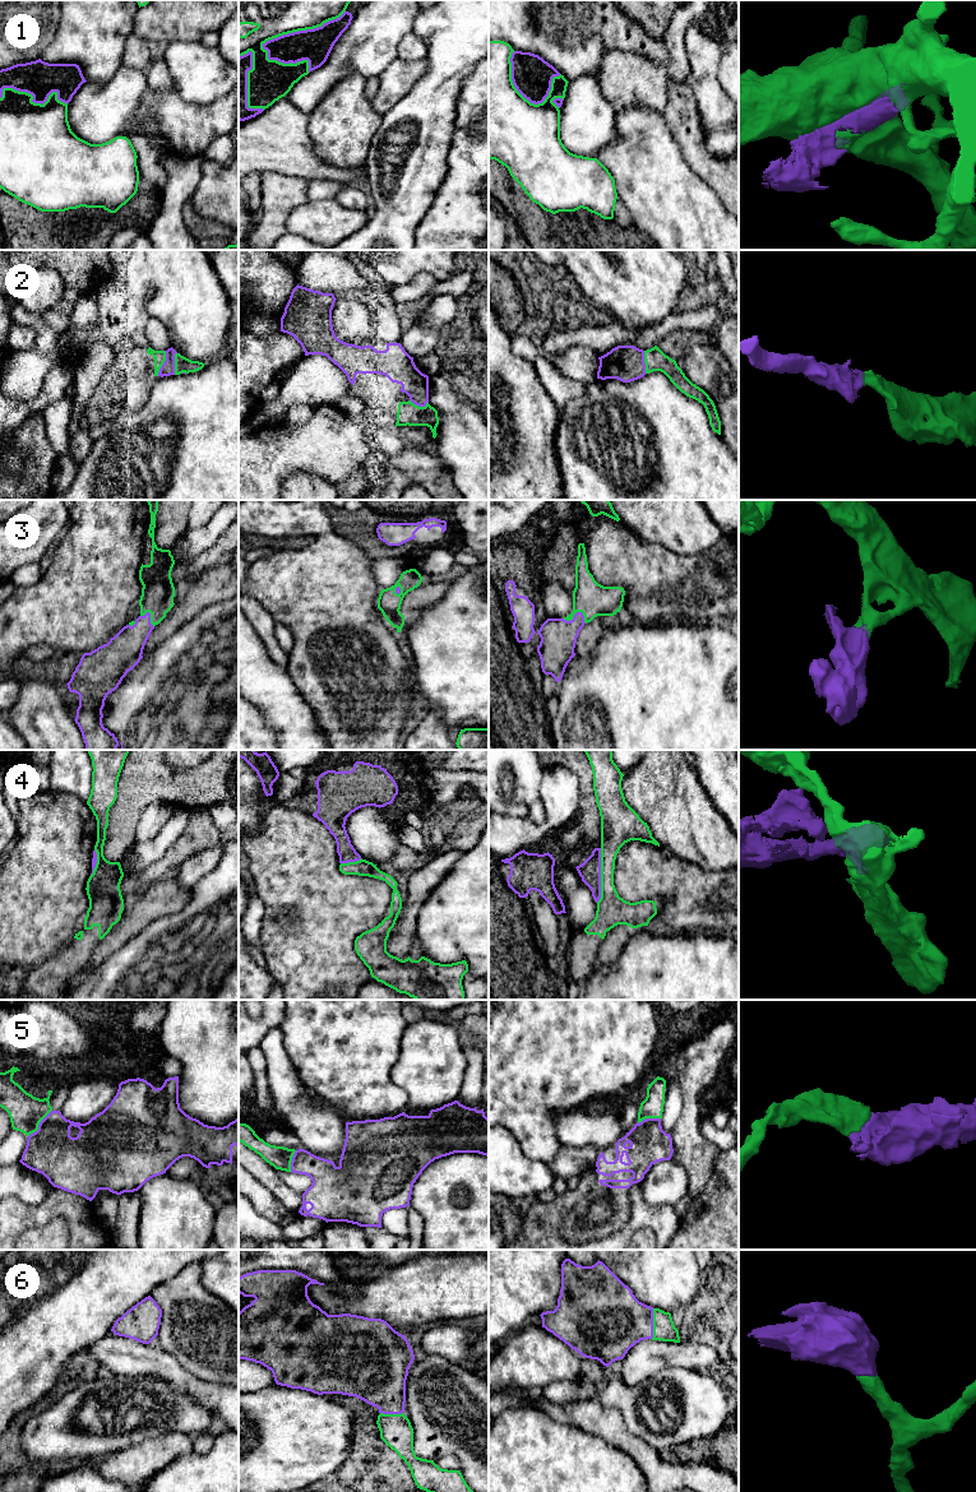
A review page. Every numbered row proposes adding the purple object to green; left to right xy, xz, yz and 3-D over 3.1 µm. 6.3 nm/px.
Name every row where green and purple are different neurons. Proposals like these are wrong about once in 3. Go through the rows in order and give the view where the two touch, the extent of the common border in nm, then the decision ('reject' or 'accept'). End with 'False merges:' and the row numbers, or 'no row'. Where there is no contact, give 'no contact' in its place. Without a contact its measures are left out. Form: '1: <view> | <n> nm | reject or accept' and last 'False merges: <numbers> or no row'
1: xz | 600 nm | reject
2: xy | 170 nm | accept
3: yz | 150 nm | accept
4: yz | 340 nm | reject
5: xy | 220 nm | accept
6: yz | 190 nm | accept
False merges: 1, 4

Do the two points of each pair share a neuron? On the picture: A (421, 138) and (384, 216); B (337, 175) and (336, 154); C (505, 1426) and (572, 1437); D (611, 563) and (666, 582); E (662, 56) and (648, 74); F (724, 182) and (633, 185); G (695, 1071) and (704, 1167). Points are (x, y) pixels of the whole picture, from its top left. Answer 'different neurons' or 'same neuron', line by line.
A: same neuron
B: different neurons
C: same neuron
D: same neuron
E: different neurons
F: different neurons
G: same neuron

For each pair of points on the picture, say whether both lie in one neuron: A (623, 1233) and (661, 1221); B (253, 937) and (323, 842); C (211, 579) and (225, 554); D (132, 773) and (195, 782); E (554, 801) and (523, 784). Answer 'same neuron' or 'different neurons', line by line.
A: same neuron
B: different neurons
C: different neurons
D: same neuron
E: different neurons

